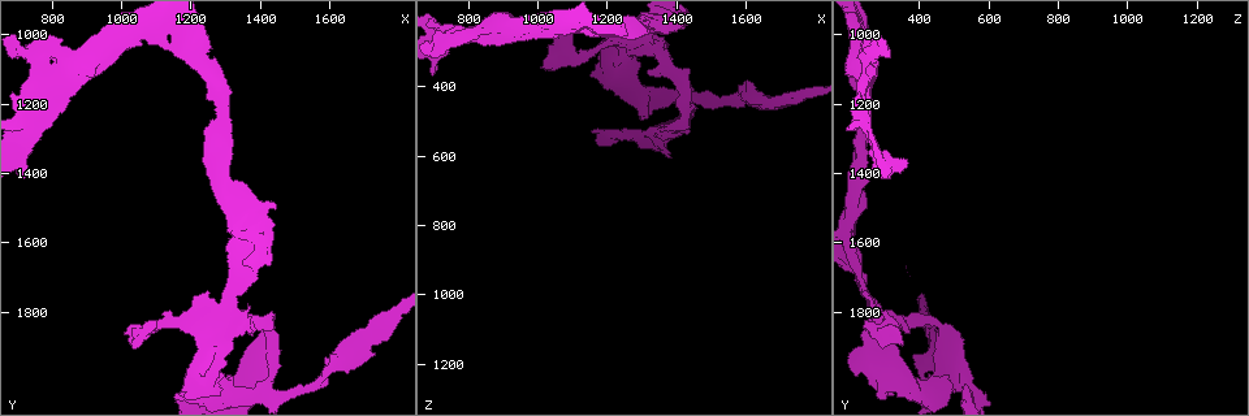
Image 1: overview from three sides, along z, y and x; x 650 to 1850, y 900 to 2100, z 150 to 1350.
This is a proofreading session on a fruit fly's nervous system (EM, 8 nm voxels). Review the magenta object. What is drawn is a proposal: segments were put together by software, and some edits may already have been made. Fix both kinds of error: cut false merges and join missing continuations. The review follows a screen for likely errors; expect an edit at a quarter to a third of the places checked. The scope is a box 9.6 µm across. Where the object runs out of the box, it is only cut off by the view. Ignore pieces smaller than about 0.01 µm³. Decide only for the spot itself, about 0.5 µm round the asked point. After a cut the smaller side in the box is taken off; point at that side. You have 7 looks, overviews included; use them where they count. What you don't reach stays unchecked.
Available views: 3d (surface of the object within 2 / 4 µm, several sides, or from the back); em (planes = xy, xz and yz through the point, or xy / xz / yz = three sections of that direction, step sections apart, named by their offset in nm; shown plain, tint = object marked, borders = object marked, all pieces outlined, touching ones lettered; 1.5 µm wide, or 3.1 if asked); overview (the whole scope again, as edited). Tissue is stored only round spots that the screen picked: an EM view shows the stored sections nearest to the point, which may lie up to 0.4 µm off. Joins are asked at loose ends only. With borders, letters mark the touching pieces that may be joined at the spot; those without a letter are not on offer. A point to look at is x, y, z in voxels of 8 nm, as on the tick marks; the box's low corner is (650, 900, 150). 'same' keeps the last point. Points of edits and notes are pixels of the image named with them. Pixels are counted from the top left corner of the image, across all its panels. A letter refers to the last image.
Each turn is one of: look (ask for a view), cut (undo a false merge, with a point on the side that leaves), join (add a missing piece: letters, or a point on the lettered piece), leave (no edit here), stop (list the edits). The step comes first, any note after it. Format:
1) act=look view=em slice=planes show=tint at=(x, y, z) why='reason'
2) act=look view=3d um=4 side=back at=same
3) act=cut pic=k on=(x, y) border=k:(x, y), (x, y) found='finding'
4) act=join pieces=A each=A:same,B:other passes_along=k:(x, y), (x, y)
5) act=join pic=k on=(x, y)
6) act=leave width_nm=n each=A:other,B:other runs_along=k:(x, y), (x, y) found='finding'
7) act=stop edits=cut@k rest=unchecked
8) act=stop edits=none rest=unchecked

act=look view=3d um=2 at=(1090, 1850, 310) why='abrupt turn'

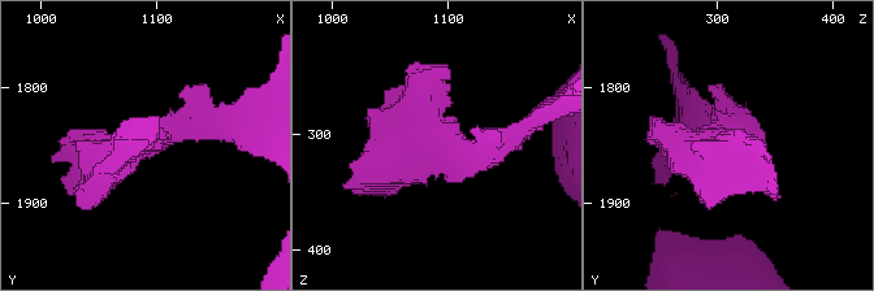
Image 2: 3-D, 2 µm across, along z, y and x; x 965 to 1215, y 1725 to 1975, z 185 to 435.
act=look view=em slice=planes show=plain at=(1090, 1846, 304)

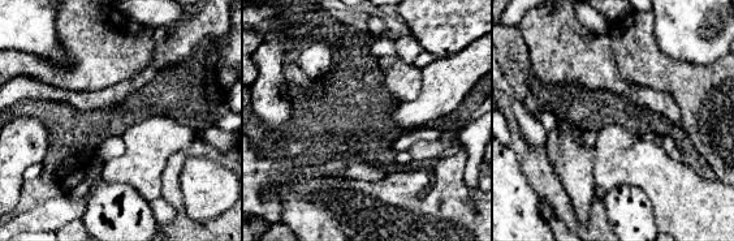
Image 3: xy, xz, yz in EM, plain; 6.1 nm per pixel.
act=look view=em slice=planes show=borders at=same why='what lies round it'

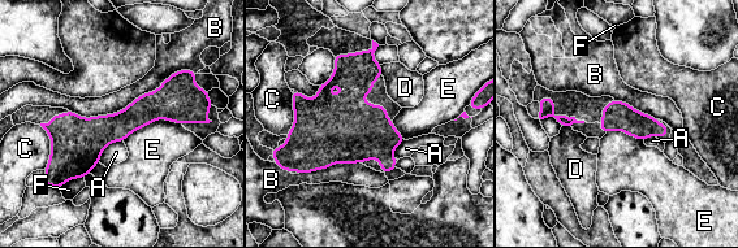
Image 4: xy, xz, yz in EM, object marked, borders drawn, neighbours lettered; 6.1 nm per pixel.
act=leave each=A:other,B:other,C:other,D:other,E:other,F:other runs_along=4:(198, 120), (143, 111), (52, 160) found='all the same cell'

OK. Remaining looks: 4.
act=look view=3d um=4 at=(1420, 1850, 470) why='closes a loop'

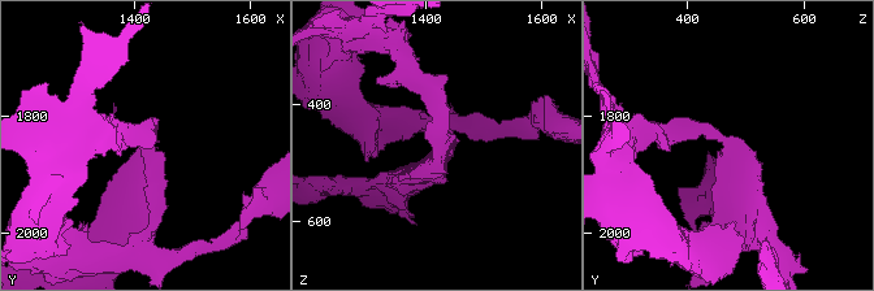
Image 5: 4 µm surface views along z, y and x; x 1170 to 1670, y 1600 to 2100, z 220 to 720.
act=look view=em slice=planes show=plain at=(1420, 1850, 475) why='shape alone is not enough'

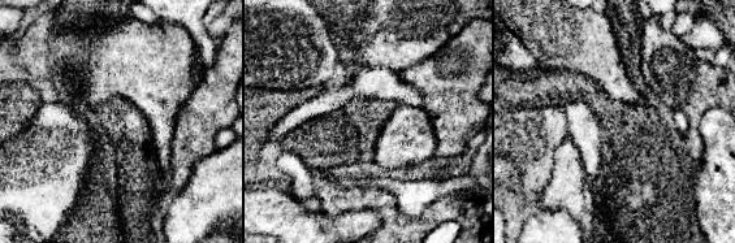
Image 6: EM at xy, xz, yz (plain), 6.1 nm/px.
act=look view=em slice=planes show=borders at=same

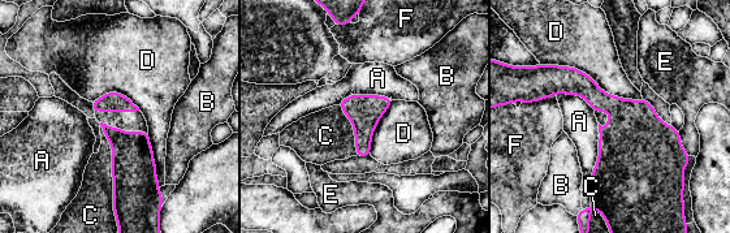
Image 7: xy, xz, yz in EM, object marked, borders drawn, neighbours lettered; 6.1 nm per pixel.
act=leave longest_contact=D:600nm each=A:other,B:other,C:other,D:other,E:other,F:other border=7:(100, 125), (111, 147), (113, 206) found='one cell here'

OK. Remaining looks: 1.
act=look view=em slice=planes show=borders at=(780, 1000, 260) why='branch stops here'

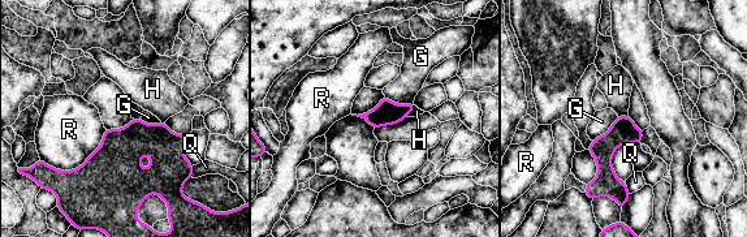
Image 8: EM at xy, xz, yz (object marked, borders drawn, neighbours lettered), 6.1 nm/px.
act=leave width_nm=150 each=G:other,H:other,Q:other,R:other runs_along=8:(626, 119), (605, 146), (617, 190) found='none of them fits'

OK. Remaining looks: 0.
act=stop edits=none rest=unchecked

